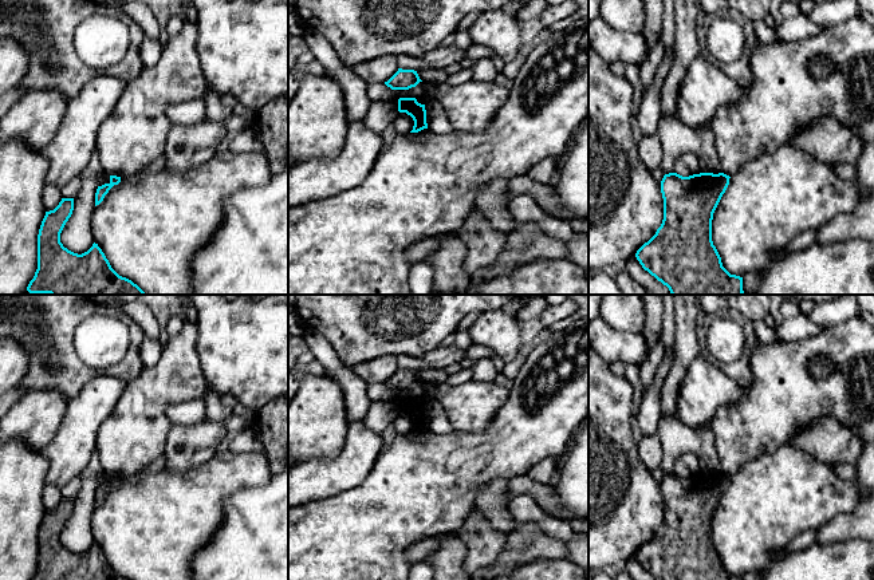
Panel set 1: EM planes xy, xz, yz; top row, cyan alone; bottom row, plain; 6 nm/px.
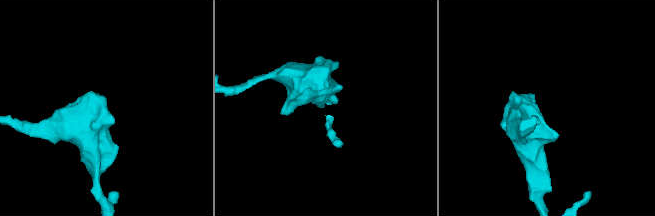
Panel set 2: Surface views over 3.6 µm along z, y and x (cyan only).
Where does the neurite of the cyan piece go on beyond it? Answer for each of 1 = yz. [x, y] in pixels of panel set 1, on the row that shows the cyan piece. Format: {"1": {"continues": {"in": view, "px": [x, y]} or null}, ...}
{"1": {"continues": null}}

